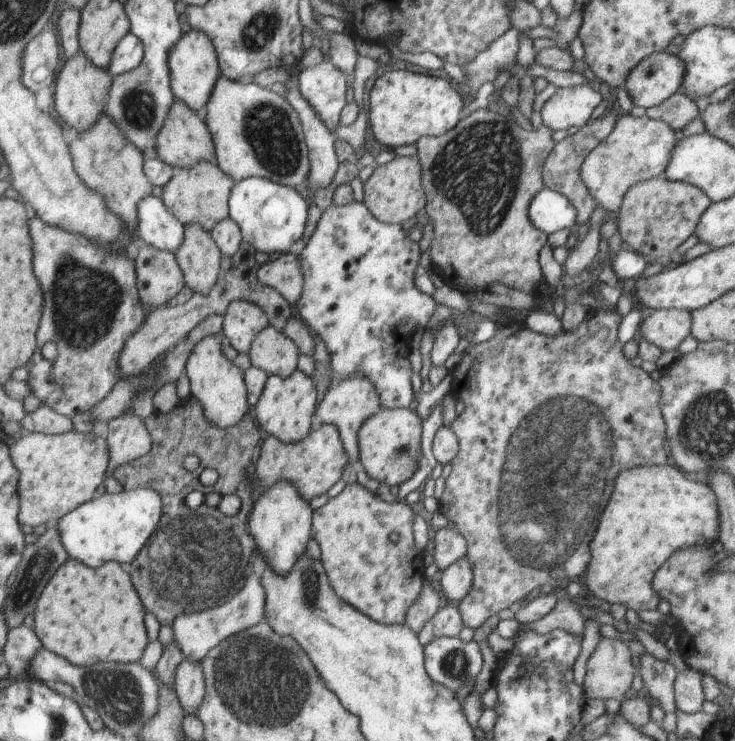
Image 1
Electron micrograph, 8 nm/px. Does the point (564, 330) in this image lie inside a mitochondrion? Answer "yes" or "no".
no

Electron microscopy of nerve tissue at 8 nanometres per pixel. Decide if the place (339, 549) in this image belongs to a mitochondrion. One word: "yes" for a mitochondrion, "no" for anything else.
no

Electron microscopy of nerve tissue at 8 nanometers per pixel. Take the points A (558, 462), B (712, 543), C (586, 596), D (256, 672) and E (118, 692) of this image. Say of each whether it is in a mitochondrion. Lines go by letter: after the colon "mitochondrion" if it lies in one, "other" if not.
A: mitochondrion
B: other
C: other
D: mitochondrion
E: mitochondrion

